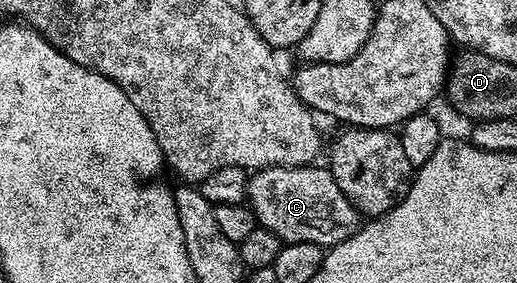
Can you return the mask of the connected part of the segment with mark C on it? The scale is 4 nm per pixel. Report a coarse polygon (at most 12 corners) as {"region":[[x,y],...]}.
{"region":[[329,168],[259,169],[248,204],[287,245],[338,245],[360,214]]}

